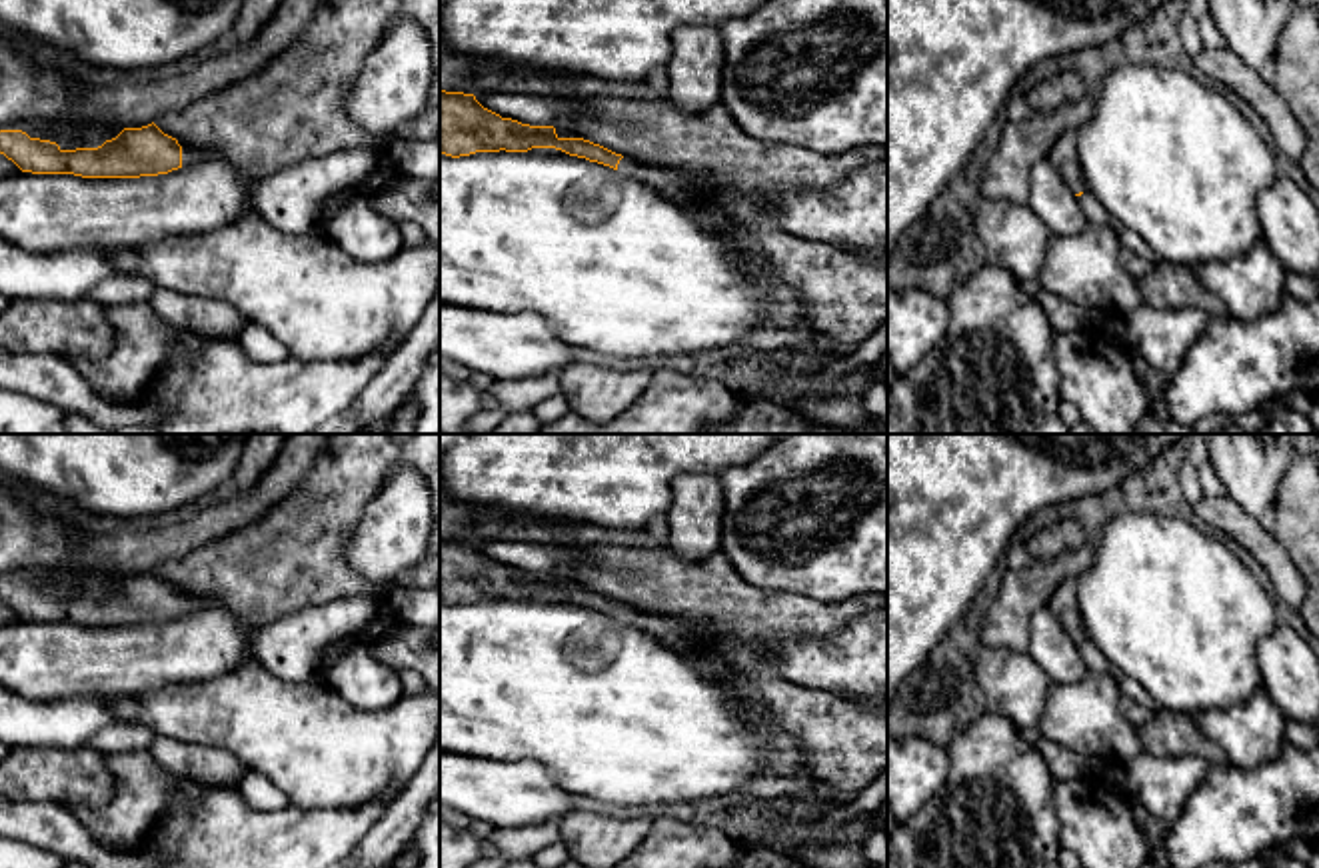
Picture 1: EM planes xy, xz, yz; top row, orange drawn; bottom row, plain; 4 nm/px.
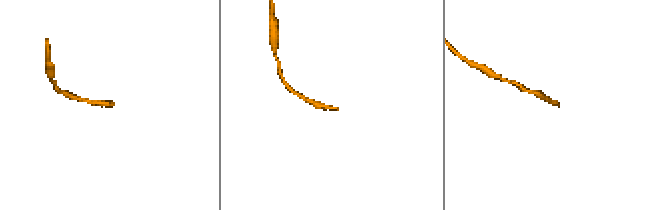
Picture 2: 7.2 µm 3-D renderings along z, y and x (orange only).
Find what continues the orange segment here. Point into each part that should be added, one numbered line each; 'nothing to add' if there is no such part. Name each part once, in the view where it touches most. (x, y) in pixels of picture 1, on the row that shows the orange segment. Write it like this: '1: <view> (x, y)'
1: xy (188, 154)

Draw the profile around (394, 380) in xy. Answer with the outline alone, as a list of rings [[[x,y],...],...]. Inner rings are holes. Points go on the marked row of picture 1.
[[[440,284],[414,330],[402,338],[390,362],[370,380],[356,402],[310,434],[360,434],[370,422],[390,416],[410,394],[440,346]]]

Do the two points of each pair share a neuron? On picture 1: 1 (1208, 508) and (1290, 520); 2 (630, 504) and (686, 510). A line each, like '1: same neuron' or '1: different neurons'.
1: different neurons
2: different neurons

